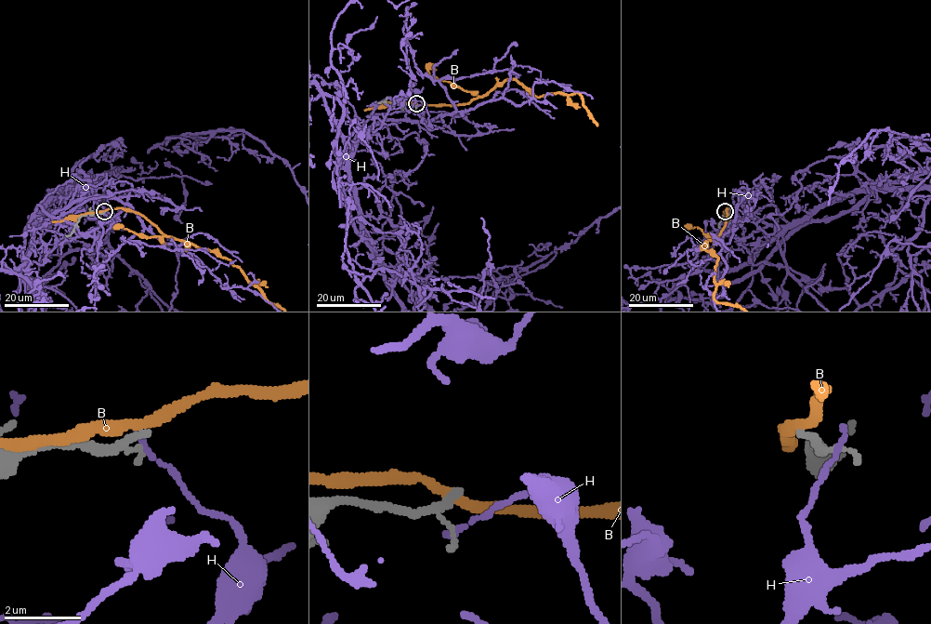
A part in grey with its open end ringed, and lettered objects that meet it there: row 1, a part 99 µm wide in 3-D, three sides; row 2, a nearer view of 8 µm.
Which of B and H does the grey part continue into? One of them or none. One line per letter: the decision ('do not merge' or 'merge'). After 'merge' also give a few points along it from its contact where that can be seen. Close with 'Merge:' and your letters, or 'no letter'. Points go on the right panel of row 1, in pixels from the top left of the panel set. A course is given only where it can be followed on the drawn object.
B: do not merge
H: do not merge
Merge: no letter

